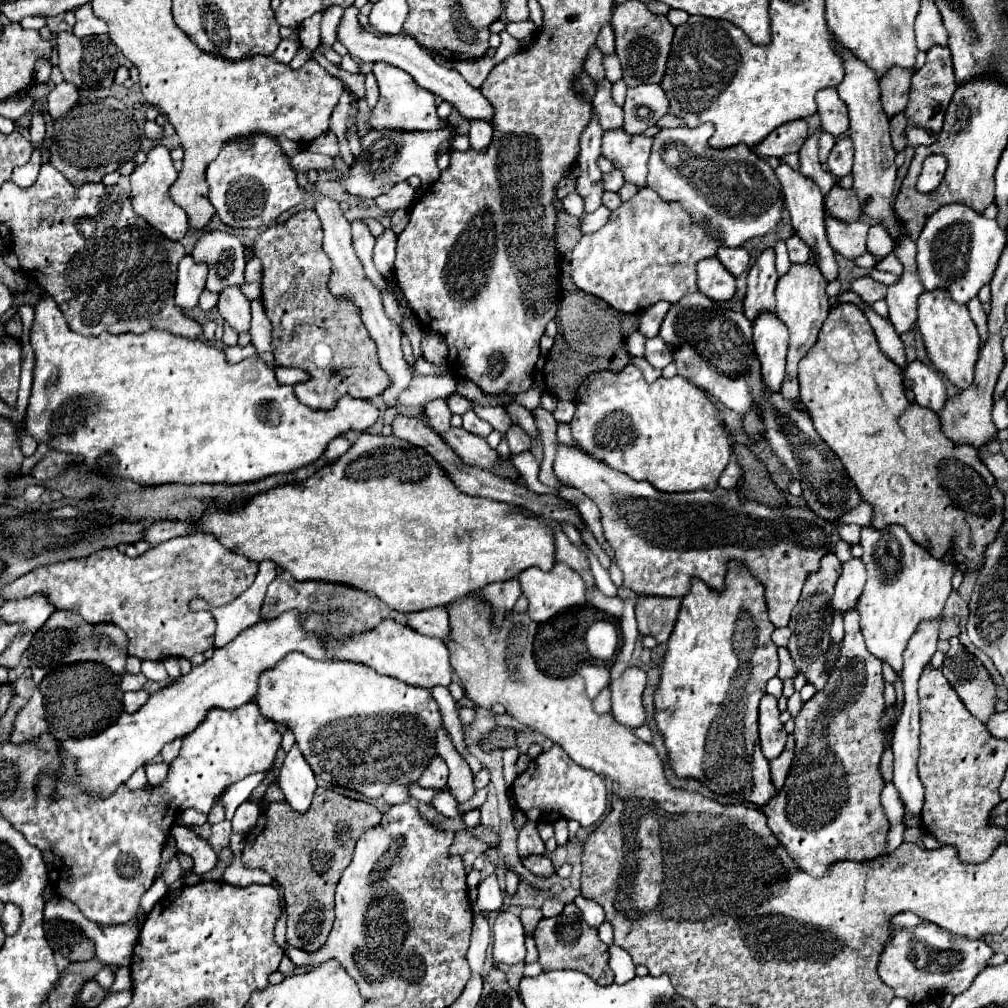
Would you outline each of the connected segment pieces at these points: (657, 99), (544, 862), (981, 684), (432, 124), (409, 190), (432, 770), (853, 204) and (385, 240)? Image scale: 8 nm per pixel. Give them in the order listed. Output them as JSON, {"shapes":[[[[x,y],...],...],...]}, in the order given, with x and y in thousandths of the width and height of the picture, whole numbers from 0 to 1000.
{"shapes":[[[[636,83],[622,89],[622,99],[618,103],[622,133],[638,133],[642,127],[650,125],[656,115],[664,111],[664,97],[654,83]]],[[[523,849],[517,855],[525,865],[529,865],[533,869],[541,869],[543,871],[543,869],[549,867],[549,857],[547,857],[547,853],[543,849]]],[[[949,633],[941,635],[941,647],[938,651],[939,655],[934,667],[951,688],[957,702],[977,718],[985,710],[987,700],[987,679],[983,671]]],[[[374,62],[370,67],[370,73],[376,81],[376,89],[378,95],[374,99],[374,105],[368,109],[366,117],[364,117],[364,125],[370,129],[398,129],[398,131],[416,131],[416,129],[436,129],[436,127],[445,127],[447,135],[434,147],[434,153],[445,151],[447,149],[447,141],[451,137],[451,125],[445,119],[438,119],[434,115],[434,103],[432,103],[432,95],[420,87],[416,87],[416,83],[412,83],[412,79],[400,71],[398,67],[392,67],[388,63],[380,63]]],[[[398,181],[394,185],[390,185],[386,190],[378,192],[372,196],[372,202],[380,208],[380,210],[392,210],[396,206],[406,206],[406,200],[412,196],[412,187],[406,185],[404,181]]],[[[433,748],[426,756],[426,762],[420,764],[414,776],[418,778],[418,782],[438,783],[443,779],[444,769],[442,756]]],[[[826,185],[826,188],[820,192],[818,206],[820,206],[820,212],[824,212],[836,220],[846,220],[854,212],[852,198],[850,198],[848,190],[838,188],[834,185]]],[[[384,226],[372,242],[372,252],[370,252],[372,264],[380,274],[388,274],[390,270],[390,258],[392,258],[392,230]]]]}

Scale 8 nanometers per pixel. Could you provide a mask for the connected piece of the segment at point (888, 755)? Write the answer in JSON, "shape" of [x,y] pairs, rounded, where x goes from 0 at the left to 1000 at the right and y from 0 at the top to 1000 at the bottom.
{"shape":[[[882,742],[878,744],[873,756],[873,766],[879,775],[886,773],[886,747]]]}

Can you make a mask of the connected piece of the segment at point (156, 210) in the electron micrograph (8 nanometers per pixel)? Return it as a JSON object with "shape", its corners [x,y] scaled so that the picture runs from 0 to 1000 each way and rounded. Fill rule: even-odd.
{"shape":[[[154,145],[142,163],[138,163],[130,173],[130,198],[132,208],[144,216],[152,226],[156,226],[160,232],[164,232],[168,238],[180,238],[186,228],[188,220],[184,210],[168,196],[168,185],[176,179],[176,169],[172,165],[172,159],[168,155],[168,149],[164,145]]]}

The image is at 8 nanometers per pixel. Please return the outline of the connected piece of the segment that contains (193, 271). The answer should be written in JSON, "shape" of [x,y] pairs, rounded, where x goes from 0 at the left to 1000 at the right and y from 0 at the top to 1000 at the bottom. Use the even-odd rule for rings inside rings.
{"shape":[[[184,254],[178,260],[178,272],[176,272],[176,284],[174,284],[176,306],[186,310],[197,302],[197,294],[203,286],[203,276],[205,276],[203,262],[193,262],[189,254]]]}

